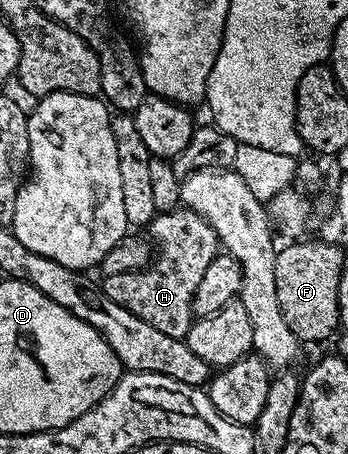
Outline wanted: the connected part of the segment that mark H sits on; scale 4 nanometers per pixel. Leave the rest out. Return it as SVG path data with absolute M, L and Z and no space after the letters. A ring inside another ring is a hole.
M187 209L157 214L154 223L155 226L160 226L156 235L160 238L160 243L164 248L161 251L159 248L158 254L153 258L151 264L142 271L127 271L107 276L103 280L102 290L106 297L110 297L110 301L118 301L118 305L122 305L122 309L130 309L130 313L142 317L142 321L146 321L150 325L154 325L154 329L166 333L166 337L184 339L194 322L192 314L194 293L198 289L198 284L202 282L202 276L206 273L210 261L214 261L214 257L218 254L216 230L201 215Z

